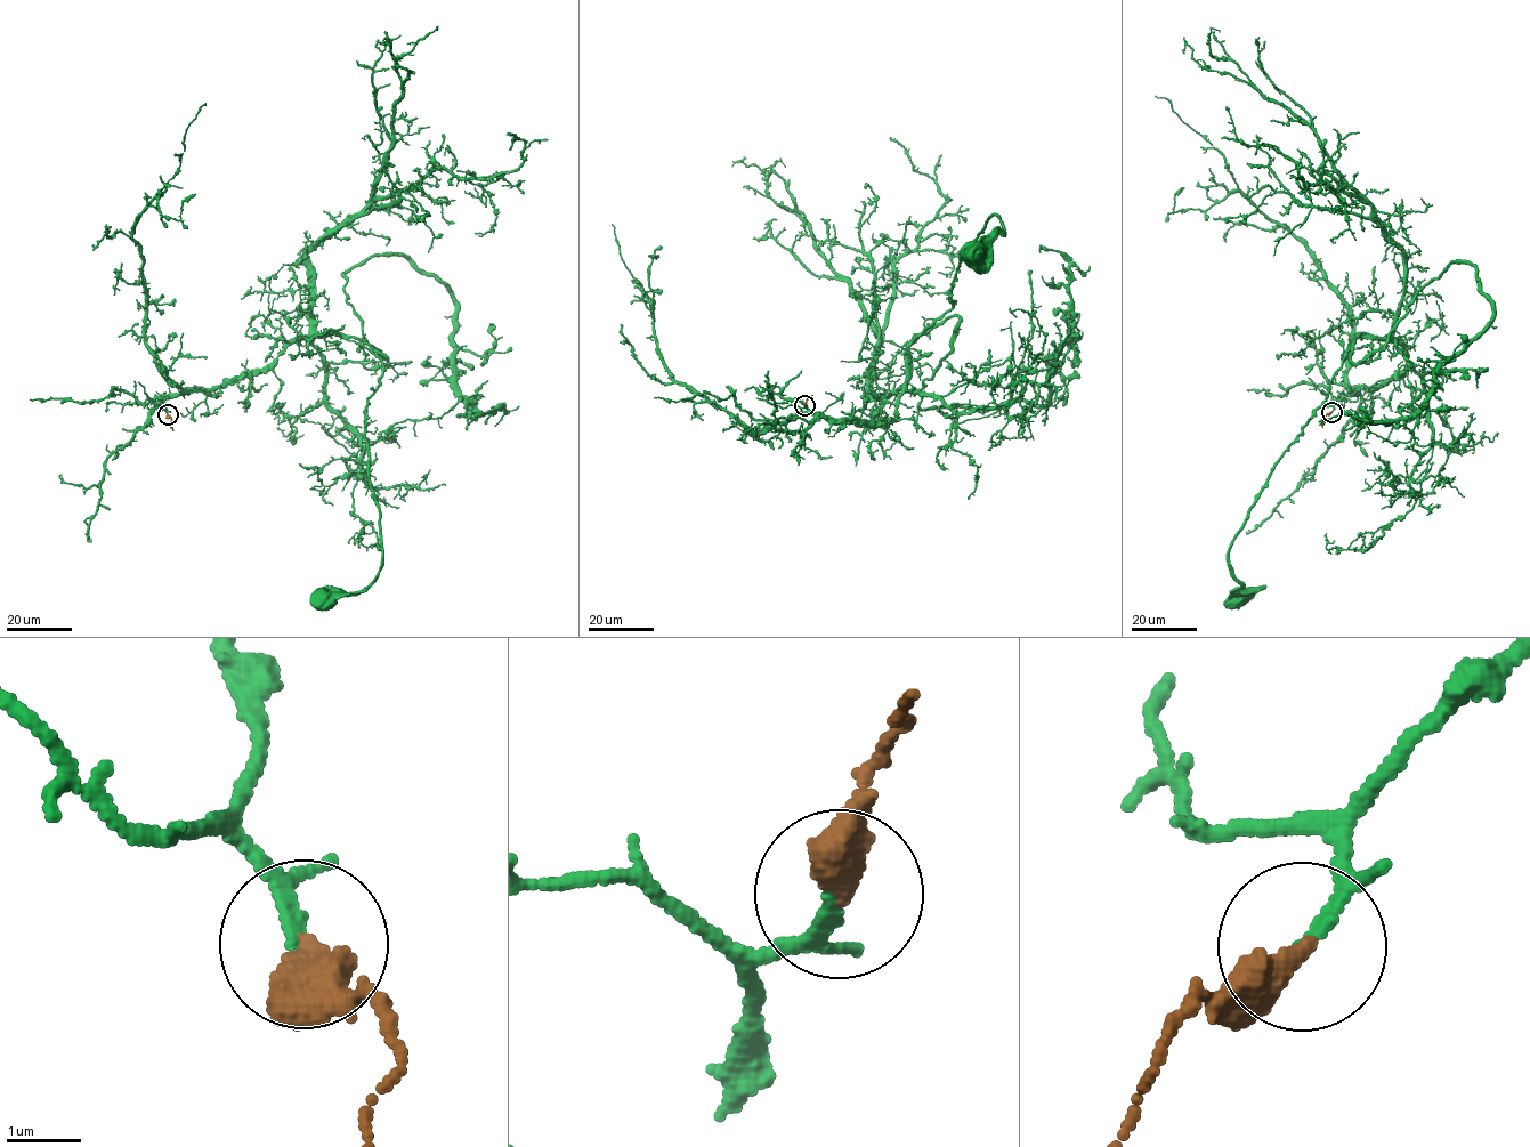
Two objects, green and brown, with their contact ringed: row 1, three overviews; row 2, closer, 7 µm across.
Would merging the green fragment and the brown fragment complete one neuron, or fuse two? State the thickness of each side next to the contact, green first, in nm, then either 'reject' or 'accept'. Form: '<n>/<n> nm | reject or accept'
110/480 nm | accept

